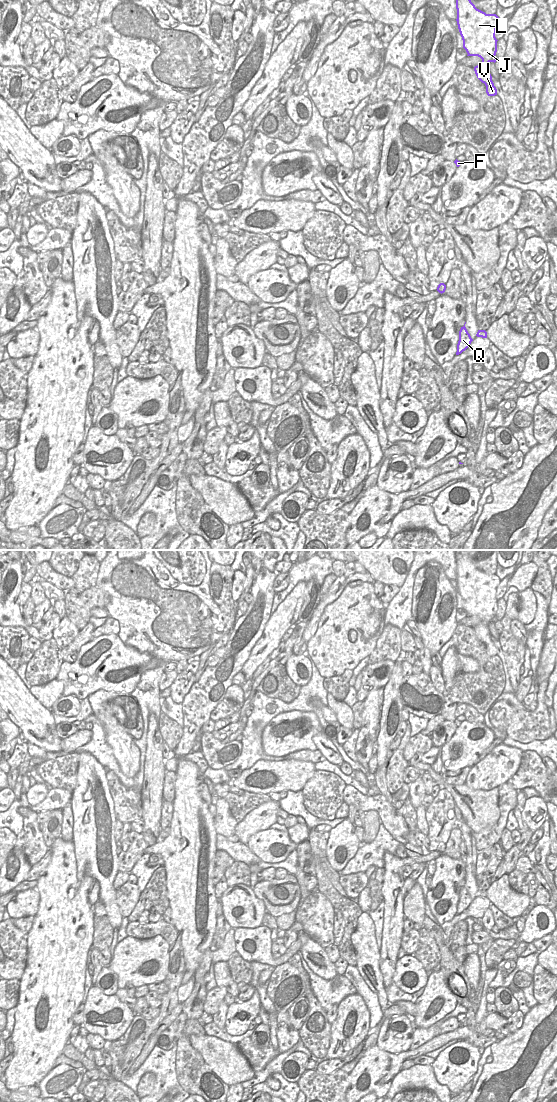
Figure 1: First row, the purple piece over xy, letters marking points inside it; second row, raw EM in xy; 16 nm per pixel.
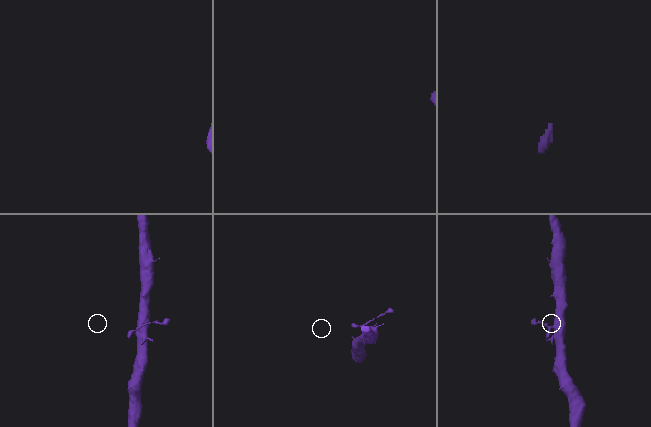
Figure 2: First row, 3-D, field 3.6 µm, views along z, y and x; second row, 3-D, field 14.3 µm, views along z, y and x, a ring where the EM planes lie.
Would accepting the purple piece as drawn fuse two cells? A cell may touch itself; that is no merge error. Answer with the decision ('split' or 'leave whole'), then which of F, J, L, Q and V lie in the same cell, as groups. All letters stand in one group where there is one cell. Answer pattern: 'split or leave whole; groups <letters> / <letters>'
leave whole; groups F J L Q V

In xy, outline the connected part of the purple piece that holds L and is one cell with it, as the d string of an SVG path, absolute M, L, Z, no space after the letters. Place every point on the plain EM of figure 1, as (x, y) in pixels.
M456 550L457 585L467 616L478 616L482 622L474 627L477 638L485 644L488 656L497 655L497 649L488 629L489 622L496 622L496 588L501 580L496 574L486 574L471 562L467 550Z

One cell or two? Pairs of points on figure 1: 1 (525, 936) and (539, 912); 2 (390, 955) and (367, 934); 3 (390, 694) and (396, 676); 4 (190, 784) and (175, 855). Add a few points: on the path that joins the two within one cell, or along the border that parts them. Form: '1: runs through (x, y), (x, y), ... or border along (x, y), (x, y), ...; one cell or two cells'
1: runs through (531, 930), (536, 925), (536, 918); one cell
2: border along (378, 951), (379, 971), (382, 974); two cells
3: runs through (391, 690), (391, 684), (395, 680); one cell
4: runs through (187, 802), (187, 829), (179, 837); one cell

